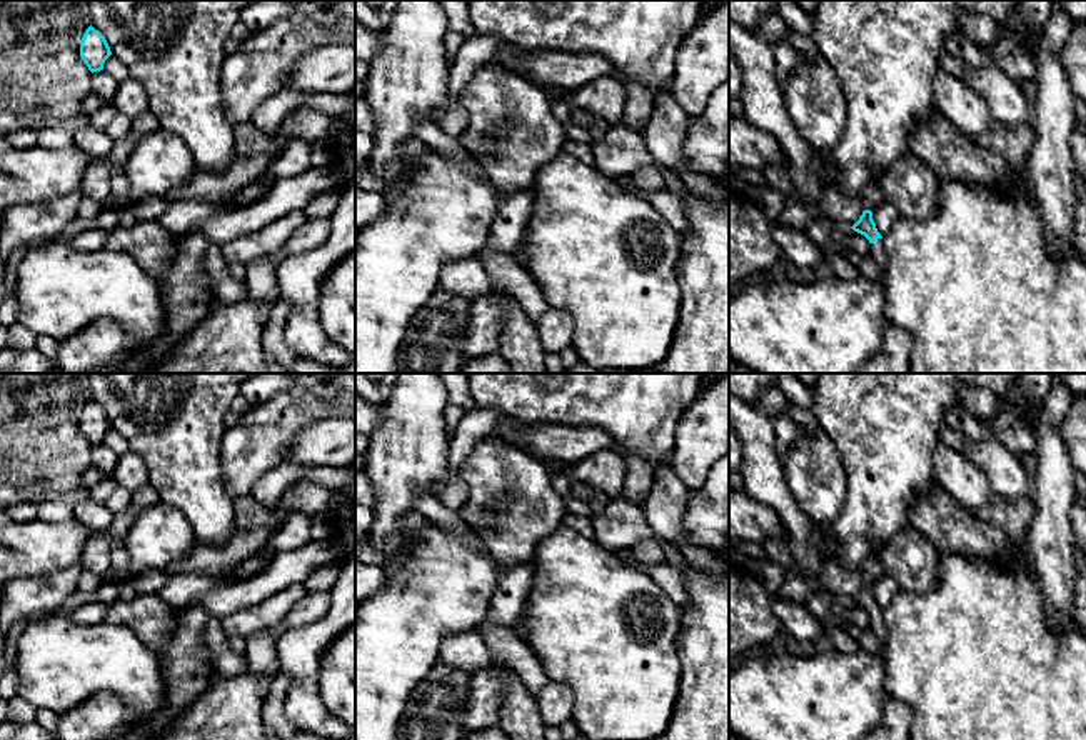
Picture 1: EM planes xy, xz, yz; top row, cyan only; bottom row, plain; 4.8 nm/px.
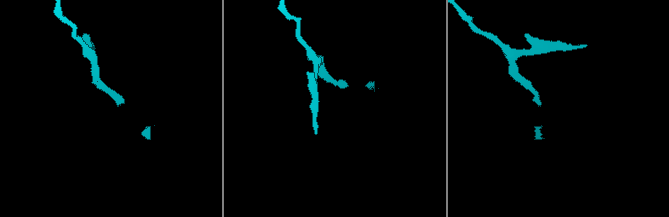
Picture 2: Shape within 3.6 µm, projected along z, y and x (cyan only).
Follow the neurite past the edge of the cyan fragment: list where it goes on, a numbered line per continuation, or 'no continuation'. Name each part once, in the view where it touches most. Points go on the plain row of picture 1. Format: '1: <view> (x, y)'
1: yz (878, 625)

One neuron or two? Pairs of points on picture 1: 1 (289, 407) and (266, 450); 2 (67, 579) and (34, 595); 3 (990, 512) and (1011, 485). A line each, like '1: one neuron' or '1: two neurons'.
1: one neuron
2: one neuron
3: two neurons

